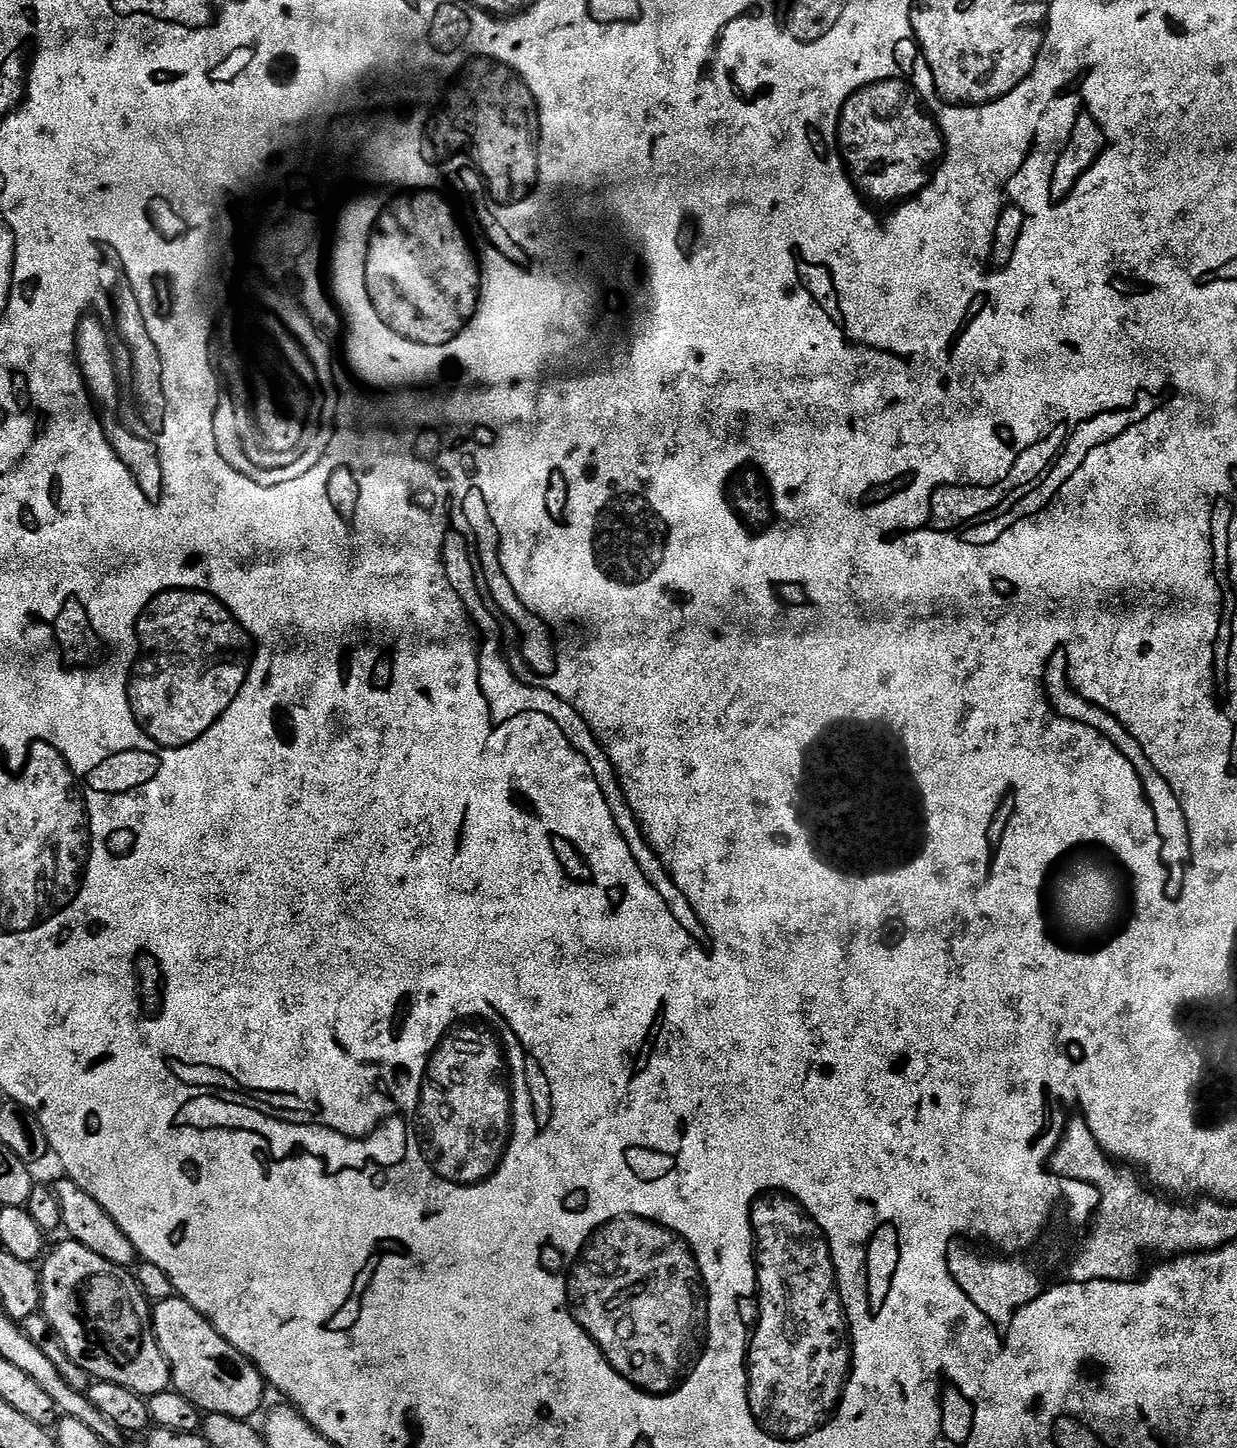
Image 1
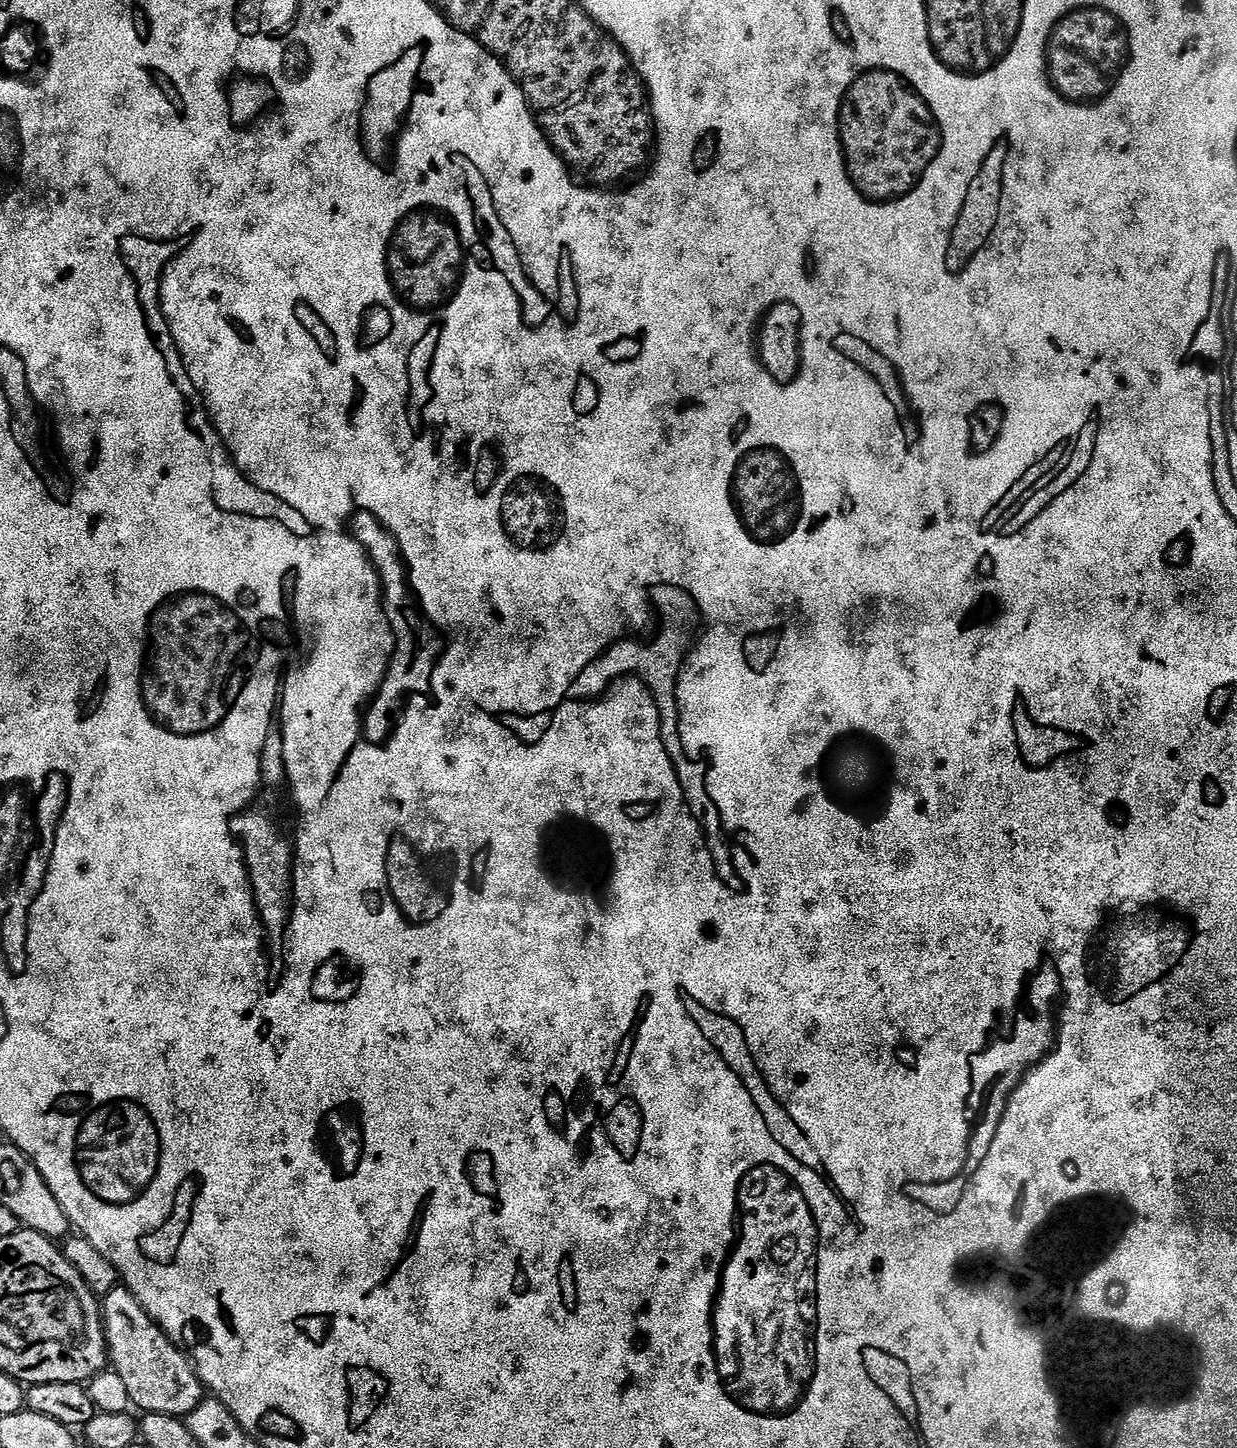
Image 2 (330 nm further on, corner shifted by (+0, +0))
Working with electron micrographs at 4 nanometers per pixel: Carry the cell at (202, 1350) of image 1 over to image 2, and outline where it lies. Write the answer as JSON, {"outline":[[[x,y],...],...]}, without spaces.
{"outline":[[[118,1286],[110,1294],[102,1297],[102,1315],[104,1318],[104,1336],[108,1339],[108,1359],[111,1367],[126,1382],[126,1394],[130,1394],[132,1404],[140,1407],[141,1413],[157,1412],[187,1418],[198,1405],[206,1399],[206,1389],[200,1383],[200,1375],[188,1355],[180,1345],[175,1344],[157,1324],[150,1314],[134,1298],[129,1288]]]}

